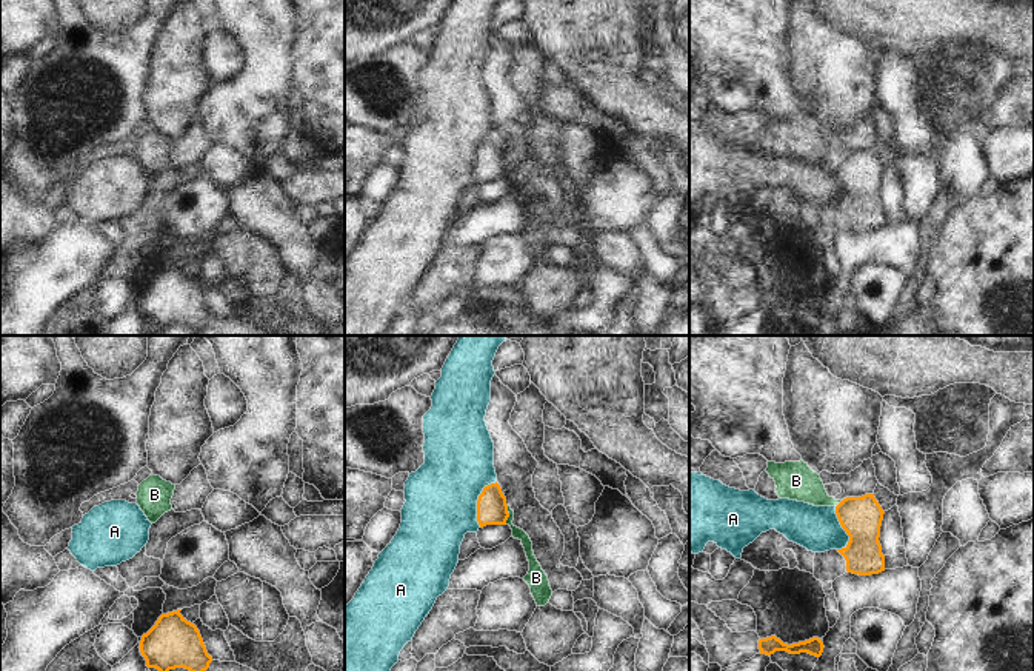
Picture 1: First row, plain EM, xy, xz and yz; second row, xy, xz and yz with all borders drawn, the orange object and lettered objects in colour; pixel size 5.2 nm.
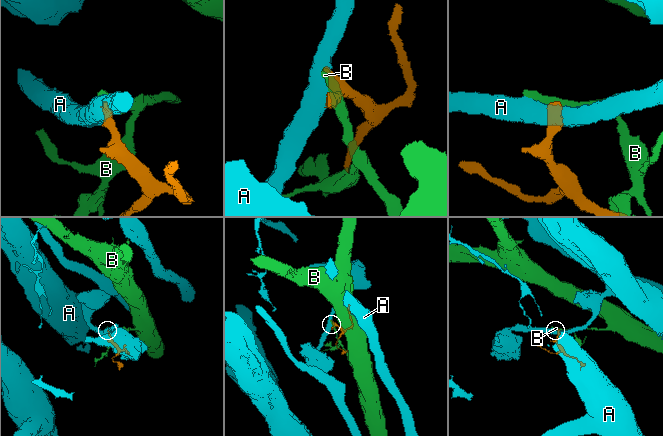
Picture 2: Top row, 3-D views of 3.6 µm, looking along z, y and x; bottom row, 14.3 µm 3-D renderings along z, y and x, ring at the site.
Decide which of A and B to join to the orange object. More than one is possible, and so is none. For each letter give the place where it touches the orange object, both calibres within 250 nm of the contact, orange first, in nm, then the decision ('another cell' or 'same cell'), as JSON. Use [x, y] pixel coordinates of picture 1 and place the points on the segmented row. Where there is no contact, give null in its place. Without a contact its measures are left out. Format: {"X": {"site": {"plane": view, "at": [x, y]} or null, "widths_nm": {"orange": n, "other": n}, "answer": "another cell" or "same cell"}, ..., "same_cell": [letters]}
{"A": {"site": {"plane": "xz", "at": [477, 502]}, "widths_nm": {"orange": 160, "other": 380}, "answer": "another cell"}, "B": {"site": {"plane": "xz", "at": [508, 514]}, "widths_nm": {"orange": 160, "other": 60}, "answer": "another cell"}, "same_cell": []}

